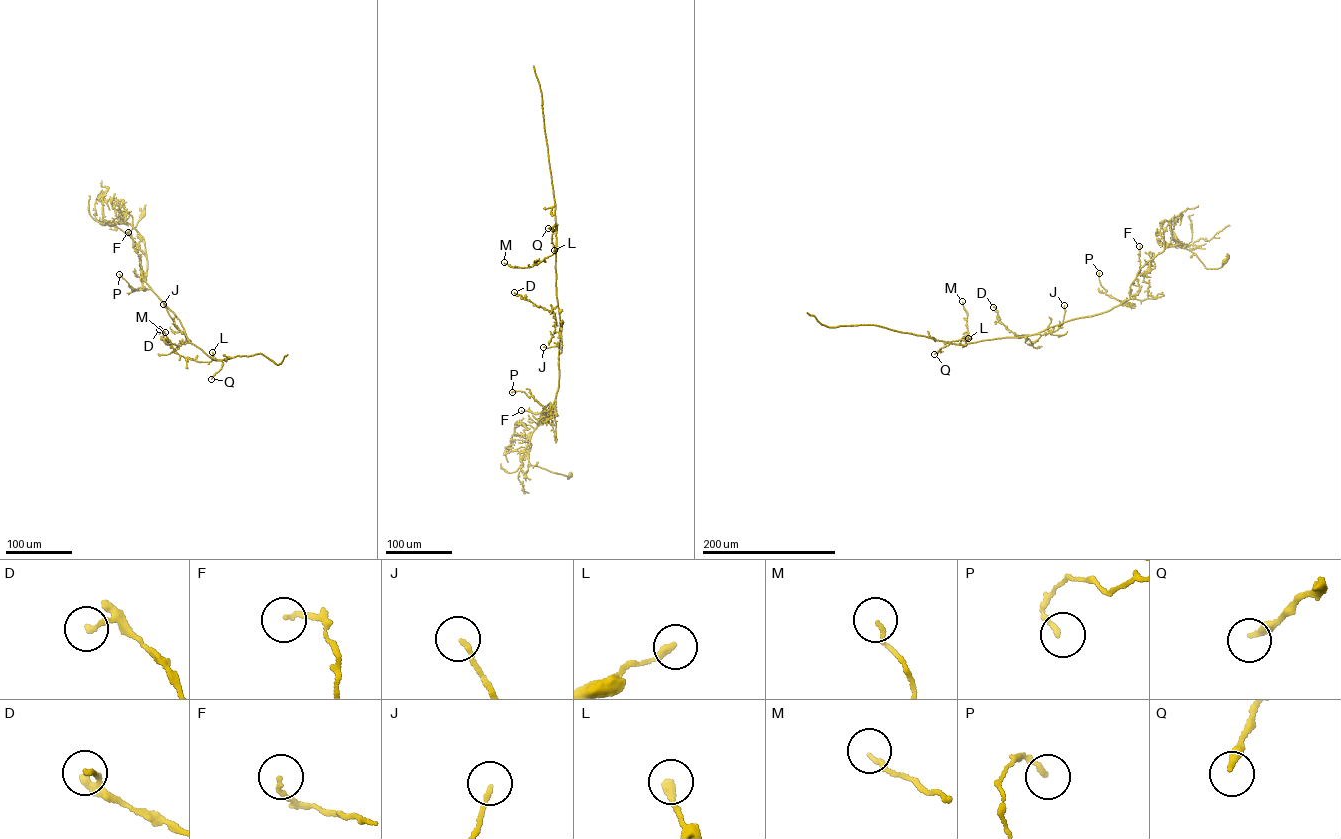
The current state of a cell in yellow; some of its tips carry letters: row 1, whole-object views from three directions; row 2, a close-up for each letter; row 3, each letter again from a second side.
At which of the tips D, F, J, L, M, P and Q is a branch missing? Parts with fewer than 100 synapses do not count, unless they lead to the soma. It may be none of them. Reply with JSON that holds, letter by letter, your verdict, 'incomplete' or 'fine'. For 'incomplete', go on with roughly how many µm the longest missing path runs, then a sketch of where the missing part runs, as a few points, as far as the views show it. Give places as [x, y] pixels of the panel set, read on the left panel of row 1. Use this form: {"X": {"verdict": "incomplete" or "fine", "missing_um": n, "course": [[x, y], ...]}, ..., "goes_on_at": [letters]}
{"D": {"verdict": "fine"}, "F": {"verdict": "fine"}, "J": {"verdict": "fine"}, "L": {"verdict": "fine"}, "M": {"verdict": "fine"}, "P": {"verdict": "fine"}, "Q": {"verdict": "fine"}, "goes_on_at": []}

